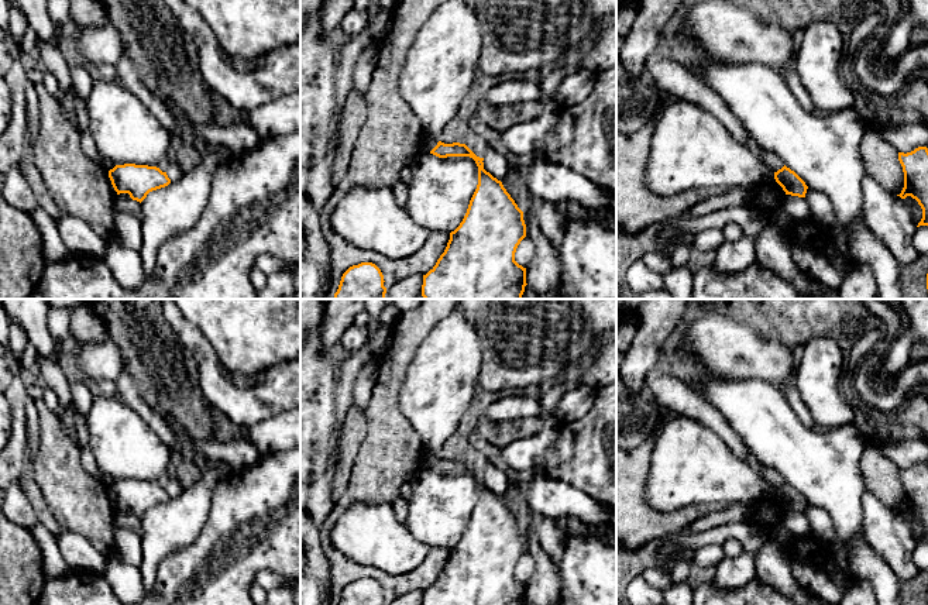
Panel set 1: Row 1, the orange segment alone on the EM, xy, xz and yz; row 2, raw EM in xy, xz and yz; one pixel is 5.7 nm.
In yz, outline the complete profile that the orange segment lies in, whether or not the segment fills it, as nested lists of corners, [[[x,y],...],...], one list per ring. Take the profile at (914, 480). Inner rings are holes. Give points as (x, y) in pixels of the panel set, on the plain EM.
[[[918,463],[911,468],[898,468],[898,477],[904,488],[904,503],[900,512],[911,512],[922,525],[920,542],[928,542],[928,464]]]

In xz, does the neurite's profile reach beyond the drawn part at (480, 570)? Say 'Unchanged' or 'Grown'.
Unchanged

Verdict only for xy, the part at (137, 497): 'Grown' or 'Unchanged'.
Unchanged

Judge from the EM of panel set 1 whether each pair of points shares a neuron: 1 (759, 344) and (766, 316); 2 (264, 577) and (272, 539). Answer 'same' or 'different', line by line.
1: different
2: different

